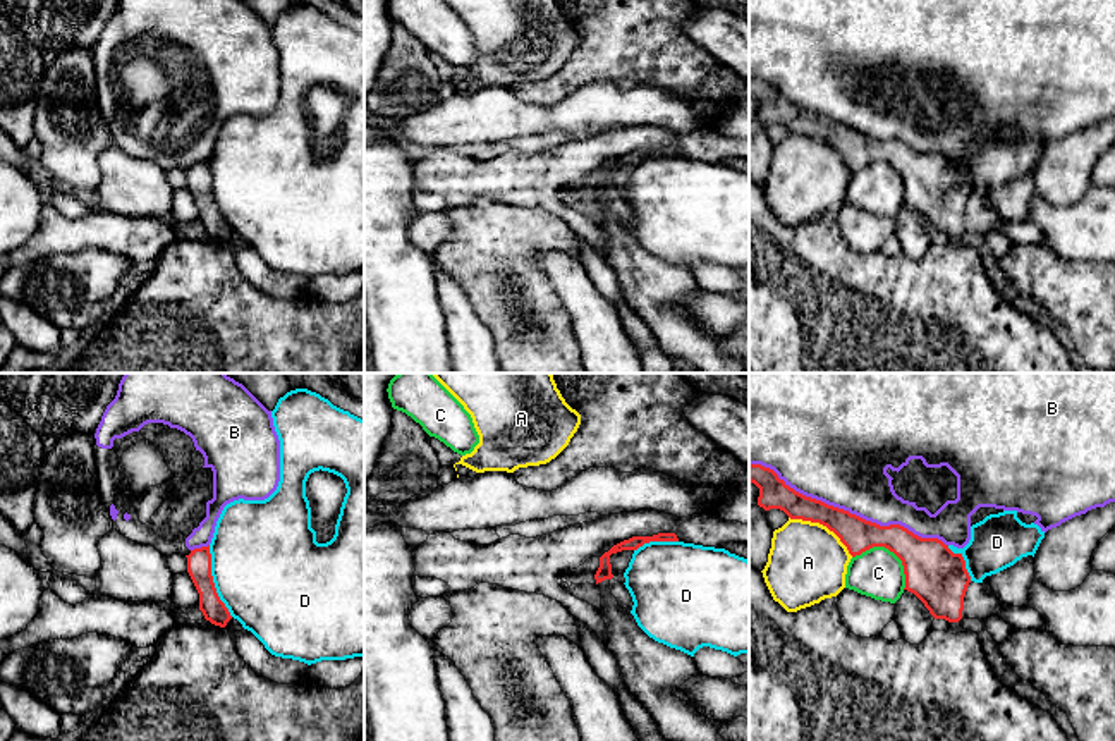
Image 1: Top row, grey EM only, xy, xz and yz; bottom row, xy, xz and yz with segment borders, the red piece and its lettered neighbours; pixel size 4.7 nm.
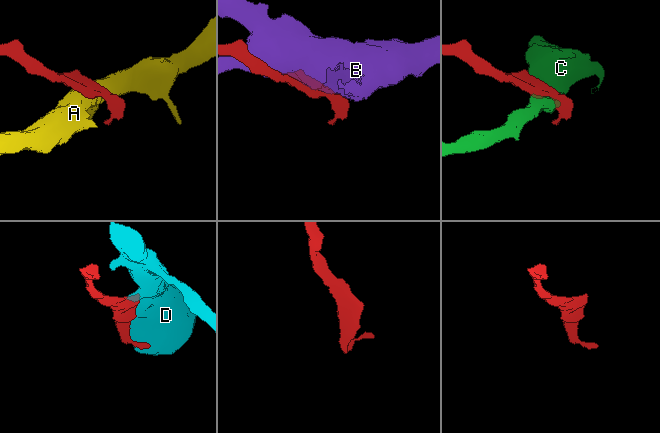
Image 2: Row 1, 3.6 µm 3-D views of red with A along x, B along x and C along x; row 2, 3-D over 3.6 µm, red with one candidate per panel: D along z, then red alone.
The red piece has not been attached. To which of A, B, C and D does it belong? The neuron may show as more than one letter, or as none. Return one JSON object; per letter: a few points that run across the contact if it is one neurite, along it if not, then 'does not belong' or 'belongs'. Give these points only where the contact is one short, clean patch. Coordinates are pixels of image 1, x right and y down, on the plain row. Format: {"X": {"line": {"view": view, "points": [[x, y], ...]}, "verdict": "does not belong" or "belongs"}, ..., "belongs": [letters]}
{"A": {"verdict": "does not belong"}, "B": {"verdict": "does not belong"}, "C": {"verdict": "does not belong"}, "D": {"verdict": "does not belong"}, "belongs": []}

